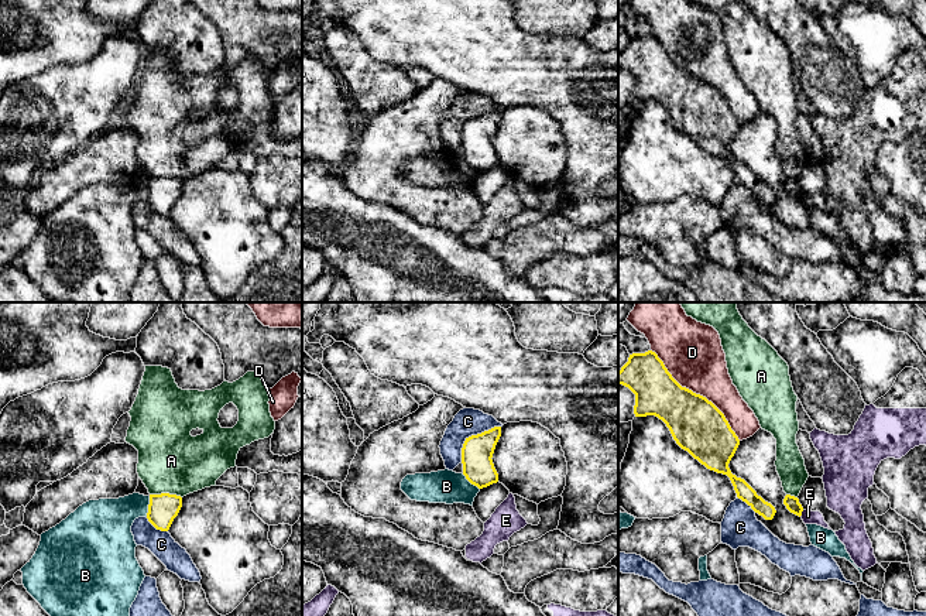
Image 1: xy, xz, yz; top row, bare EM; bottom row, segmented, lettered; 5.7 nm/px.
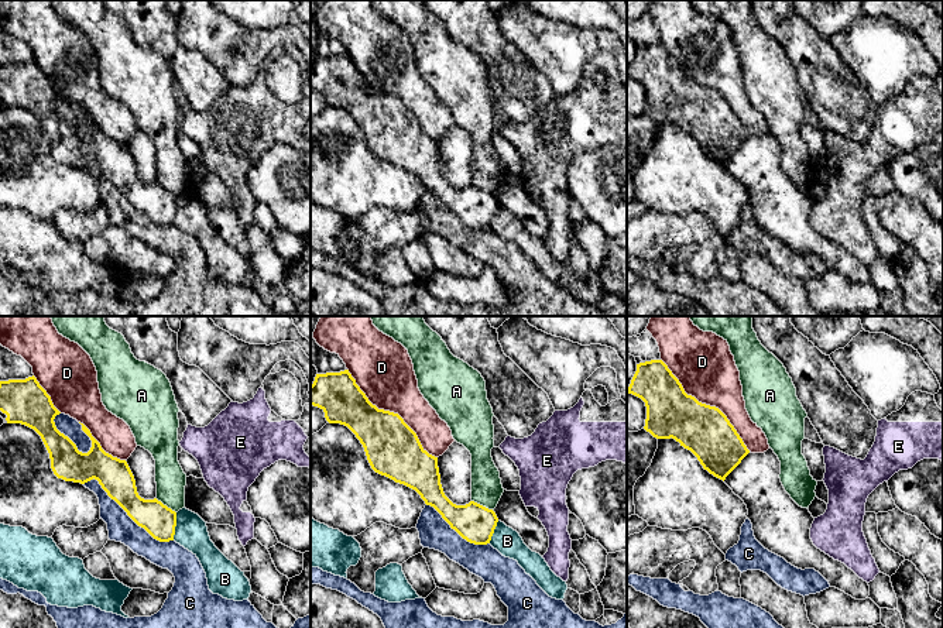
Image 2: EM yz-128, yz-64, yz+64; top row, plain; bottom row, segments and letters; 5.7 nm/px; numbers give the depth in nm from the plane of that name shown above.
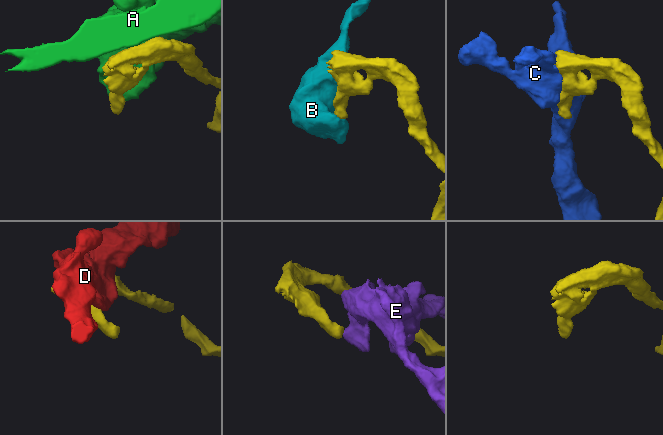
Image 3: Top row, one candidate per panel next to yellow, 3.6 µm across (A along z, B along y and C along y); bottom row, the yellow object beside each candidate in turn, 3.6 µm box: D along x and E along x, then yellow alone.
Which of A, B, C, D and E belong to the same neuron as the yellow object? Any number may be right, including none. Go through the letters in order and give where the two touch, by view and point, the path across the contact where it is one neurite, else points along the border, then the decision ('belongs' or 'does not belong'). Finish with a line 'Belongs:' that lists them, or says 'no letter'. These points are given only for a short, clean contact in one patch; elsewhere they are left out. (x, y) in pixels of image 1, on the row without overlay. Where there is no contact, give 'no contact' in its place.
A: meets yellow in xy at (165, 177); border along xy (150, 177), (175, 177), (181, 181); does not belong
B: meets yellow in xy at (148, 190); border along xy (150, 180), (146, 199); does not belong
C: meets yellow in xz at (472, 119); does not belong
D: meets yellow in yz at (698, 78); does not belong
E: meets yellow in yz at (801, 197); border along yz (803, 194), (799, 199); does not belong
Belongs: no letter

